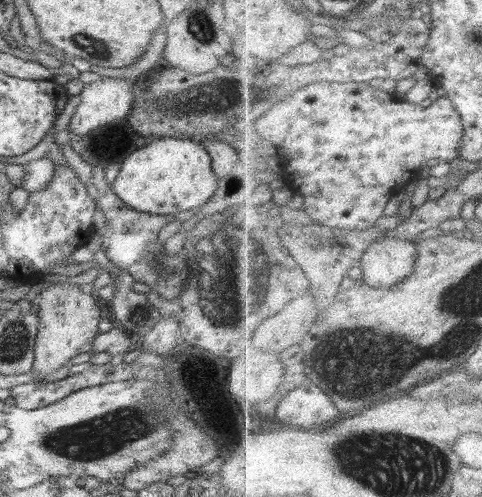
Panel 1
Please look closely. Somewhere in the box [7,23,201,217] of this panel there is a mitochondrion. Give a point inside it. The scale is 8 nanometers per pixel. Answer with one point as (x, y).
(96, 45)

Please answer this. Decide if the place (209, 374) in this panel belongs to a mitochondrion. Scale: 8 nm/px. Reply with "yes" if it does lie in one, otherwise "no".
no

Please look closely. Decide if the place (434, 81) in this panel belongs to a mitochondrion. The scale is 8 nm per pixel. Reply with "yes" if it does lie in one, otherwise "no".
no

